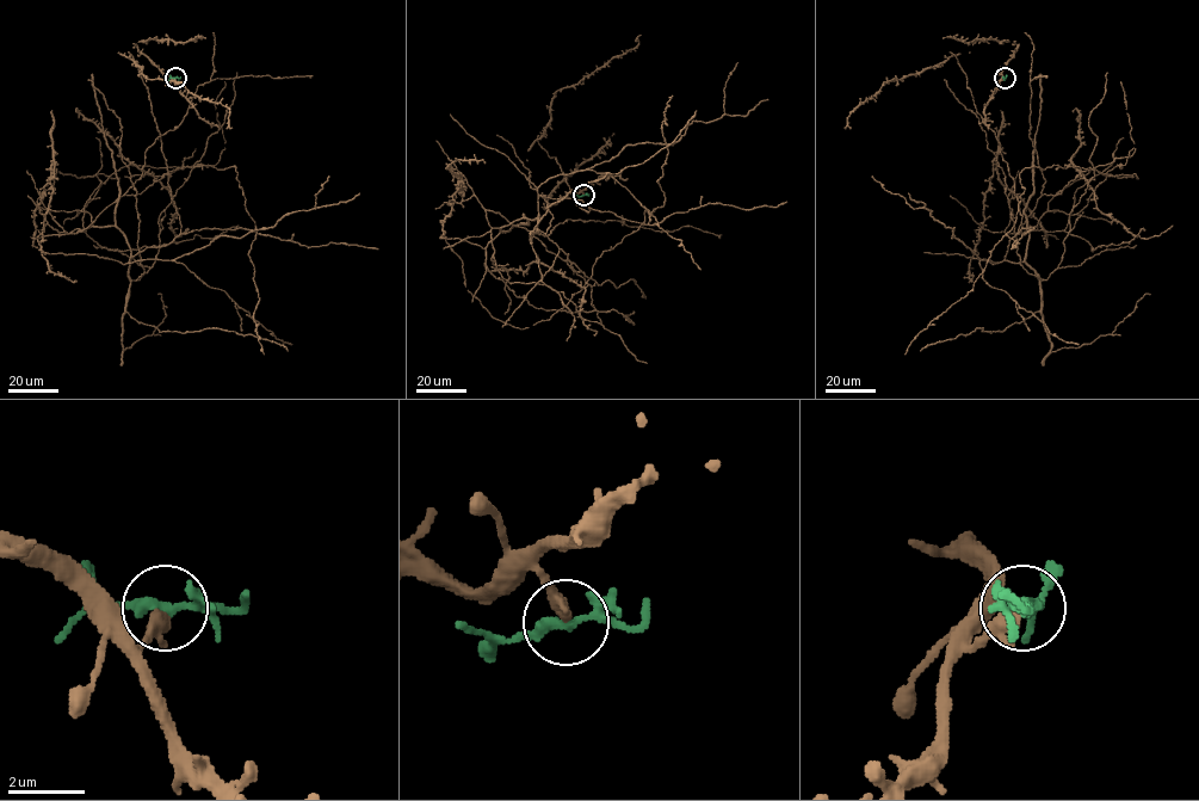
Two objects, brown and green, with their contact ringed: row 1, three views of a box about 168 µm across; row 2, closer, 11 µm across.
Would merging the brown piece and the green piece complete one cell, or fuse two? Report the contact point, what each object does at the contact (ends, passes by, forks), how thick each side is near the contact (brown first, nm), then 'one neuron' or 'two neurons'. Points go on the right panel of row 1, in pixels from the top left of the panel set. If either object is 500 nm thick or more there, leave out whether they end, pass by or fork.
place (1005, 78); brown ends; green forks; calibres 360 and 240 nm; two neurons

